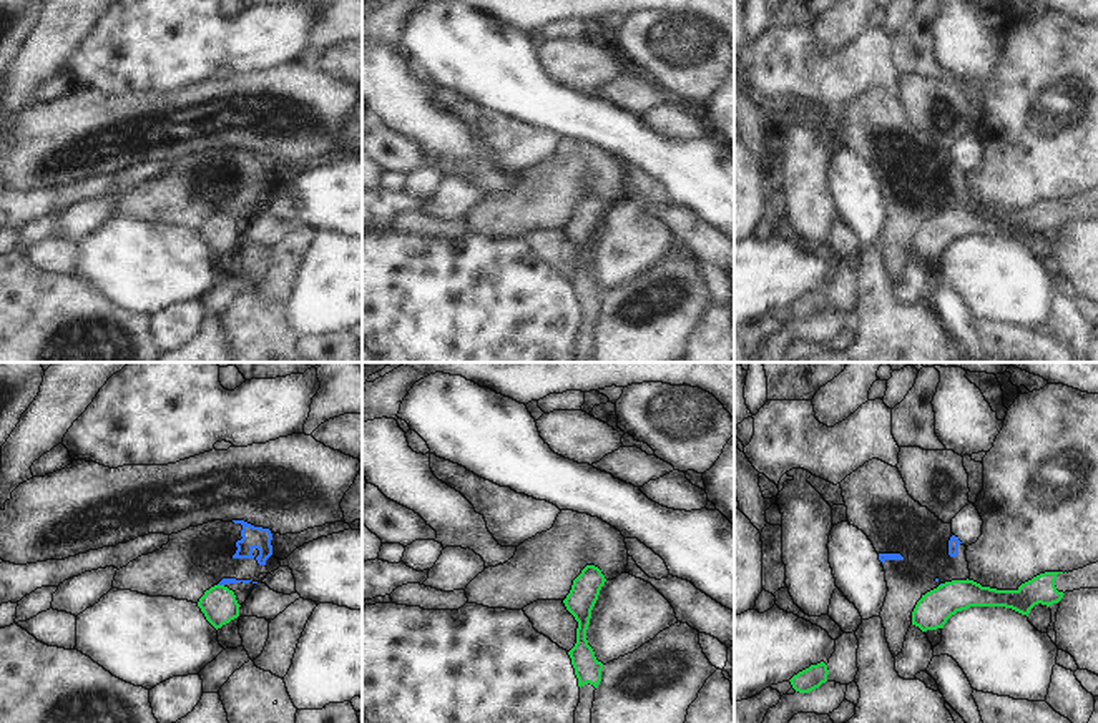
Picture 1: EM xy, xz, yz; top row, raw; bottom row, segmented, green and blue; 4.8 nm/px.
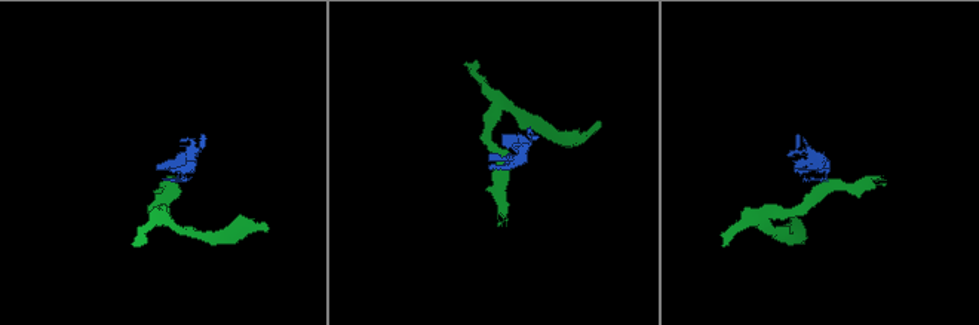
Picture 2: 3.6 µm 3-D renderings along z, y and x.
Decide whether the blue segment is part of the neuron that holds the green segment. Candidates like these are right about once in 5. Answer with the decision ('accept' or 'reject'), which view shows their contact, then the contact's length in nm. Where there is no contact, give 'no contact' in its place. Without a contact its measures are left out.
reject; meets green in xy; contact 30 nm long

